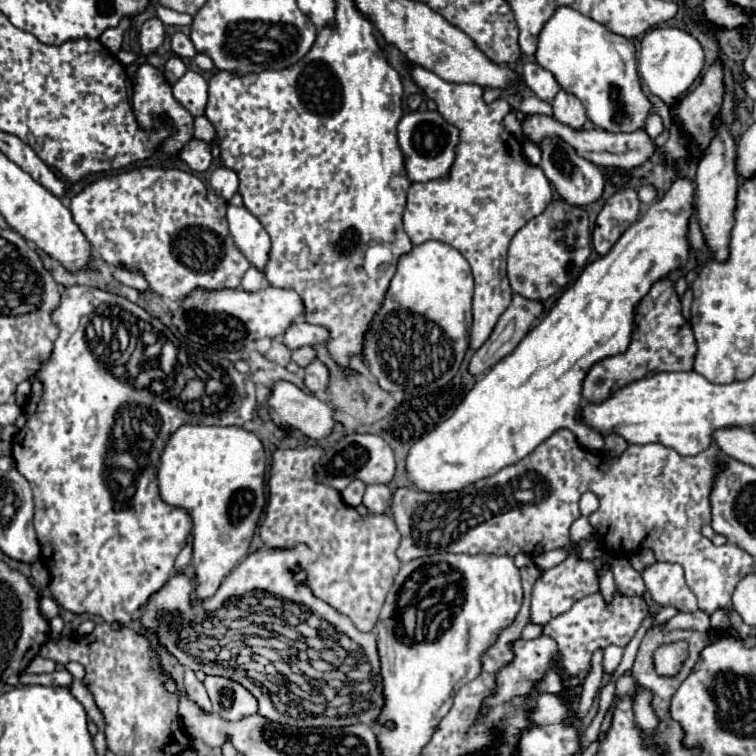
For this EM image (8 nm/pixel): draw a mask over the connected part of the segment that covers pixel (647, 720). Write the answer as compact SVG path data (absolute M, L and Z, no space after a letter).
M635 689L635 721L645 731L651 733L657 727L657 715L651 709L651 693L645 689Z

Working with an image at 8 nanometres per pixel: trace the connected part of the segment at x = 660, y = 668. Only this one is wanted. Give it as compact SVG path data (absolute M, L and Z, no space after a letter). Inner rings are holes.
M673 641L673 643L665 643L657 647L653 655L653 665L655 665L657 675L675 677L687 659L689 659L689 643Z

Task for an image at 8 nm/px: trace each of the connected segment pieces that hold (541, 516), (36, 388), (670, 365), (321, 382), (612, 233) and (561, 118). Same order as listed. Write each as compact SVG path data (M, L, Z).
M569 429L555 431L549 439L545 439L533 453L521 459L515 465L501 469L499 473L485 477L461 491L451 493L425 493L415 487L403 487L393 493L391 511L395 523L401 531L401 545L397 549L397 557L407 563L417 557L427 557L435 553L495 553L495 555L517 555L517 553L547 553L553 549L565 549L573 545L573 553L567 559L539 575L531 595L531 619L523 629L525 639L535 639L541 635L541 627L547 625L553 617L569 611L575 601L581 597L599 591L599 573L593 561L581 557L581 545L573 543L569 537L569 527L573 517L581 517L579 499L583 493L591 491L599 499L599 509L589 515L589 523L599 531L601 547L607 553L621 557L623 553L635 553L641 547L649 547L655 551L657 561L679 563L685 569L685 579L689 589L695 593L699 601L699 609L705 613L713 613L715 609L731 607L731 595L735 585L753 571L755 559L743 551L741 547L715 547L707 537L701 535L701 525L711 521L711 505L709 491L713 485L713 477L719 471L717 459L721 457L717 447L709 447L707 451L695 457L681 457L673 449L665 449L663 445L629 445L625 453L618 458L606 454L591 453L583 449L575 435Z
M89 285L65 287L65 291L61 293L61 303L51 313L51 319L59 327L59 337L53 343L53 351L51 351L49 359L45 363L41 363L41 367L29 377L31 397L27 399L27 403L23 407L23 411L27 413L27 421L25 421L25 427L21 431L17 431L17 435L11 441L11 445L13 445L13 459L15 459L15 465L17 465L17 471L29 481L29 485L33 489L33 499L35 499L35 519L33 519L33 523L35 523L39 545L41 545L41 561L43 561L43 565L51 573L49 591L51 591L53 599L63 609L67 609L71 613L77 613L77 615L89 613L89 615L103 617L107 623L113 623L113 621L131 623L135 613L149 603L149 597L153 593L157 593L163 585L167 585L167 581L171 577L171 571L173 571L175 557L185 547L185 541L191 535L191 529L193 529L193 521L191 521L191 517L189 517L189 513L185 509L171 507L165 501L161 501L161 497L159 497L157 467L159 467L159 457L161 457L161 451L163 451L165 443L169 441L171 433L175 429L179 429L183 423L191 423L191 425L237 425L237 427L241 427L243 423L247 423L253 417L253 409L257 407L255 385L249 381L247 375L239 373L229 359L219 357L217 353L211 353L211 351L199 353L197 357L189 355L189 375L177 375L177 379L167 377L163 381L163 385L157 385L153 381L151 387L139 389L131 381L117 381L117 377L107 367L107 359L105 359L105 353L103 353L103 347L105 347L103 343L109 343L109 339L113 337L113 331L117 331L117 327L123 327L123 329L133 327L135 323L131 319L149 321L153 329L161 327L161 325L159 325L157 319L153 319L137 303L131 303L125 297L113 295L113 293L97 289L97 287L89 287Z
M661 279L647 293L645 301L641 301L637 309L637 329L633 333L631 345L625 353L617 357L609 357L593 365L583 381L583 397L585 401L605 401L613 389L621 389L629 381L647 377L659 371L689 371L693 369L695 360L695 337L691 327L685 323L681 315L681 301L675 293L675 287L669 279Z
M313 359L313 361L305 367L305 387L307 387L309 391L313 391L313 393L325 391L325 387L327 387L327 377L329 377L327 367L325 367L321 361L317 361L317 359Z
M623 187L605 201L593 229L593 247L599 255L605 255L623 231L637 221L639 205L641 203L633 187Z
M559 91L557 97L553 99L553 113L555 113L555 119L571 129L583 129L585 121L589 119L587 117L587 111L585 111L585 105L573 97L573 95L567 95L565 91Z

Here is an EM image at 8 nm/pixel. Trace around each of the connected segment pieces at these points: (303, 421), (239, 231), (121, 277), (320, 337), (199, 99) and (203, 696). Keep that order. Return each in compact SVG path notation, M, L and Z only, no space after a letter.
M289 381L273 383L267 403L269 417L277 427L299 429L311 439L323 439L335 427L331 407Z
M229 205L227 221L229 221L229 231L237 241L241 253L245 253L251 265L263 269L271 241L259 219L245 205L243 207Z
M115 267L115 271L113 271L113 277L115 277L119 283L127 285L127 287L135 287L137 291L147 291L147 289L149 289L147 281L145 281L145 279L143 279L139 273L133 273L133 271L129 271L129 269Z
M299 317L283 333L283 345L287 345L289 349L297 349L297 347L303 347L303 345L325 343L325 337L329 337L329 331L327 329L321 329L317 325L309 325L309 323L305 323Z
M187 71L175 85L173 85L173 95L175 99L193 115L199 117L205 113L207 105L207 81L195 73Z
M187 669L187 671L185 671L185 691L187 691L187 697L189 697L191 701L195 701L205 713L213 713L209 695L207 695L203 683L195 677L195 671L193 671L193 669Z

